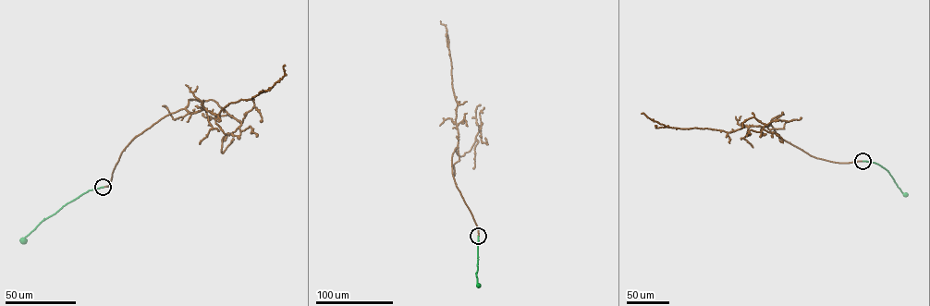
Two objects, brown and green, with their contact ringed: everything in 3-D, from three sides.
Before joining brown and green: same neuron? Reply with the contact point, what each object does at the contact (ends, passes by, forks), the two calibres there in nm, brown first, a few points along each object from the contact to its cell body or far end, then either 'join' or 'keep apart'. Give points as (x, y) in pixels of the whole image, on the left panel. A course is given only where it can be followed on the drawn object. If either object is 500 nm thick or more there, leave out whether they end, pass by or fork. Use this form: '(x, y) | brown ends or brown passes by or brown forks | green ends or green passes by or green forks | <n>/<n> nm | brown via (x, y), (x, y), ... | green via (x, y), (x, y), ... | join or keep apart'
(103, 187) | brown ends | green ends | 360/240 nm | brown via (103, 187), (123, 151), (162, 118), (185, 109), (219, 114), (266, 91), (285, 66) | green via (103, 187), (87, 191), (63, 206), (41, 222), (24, 240) | join

